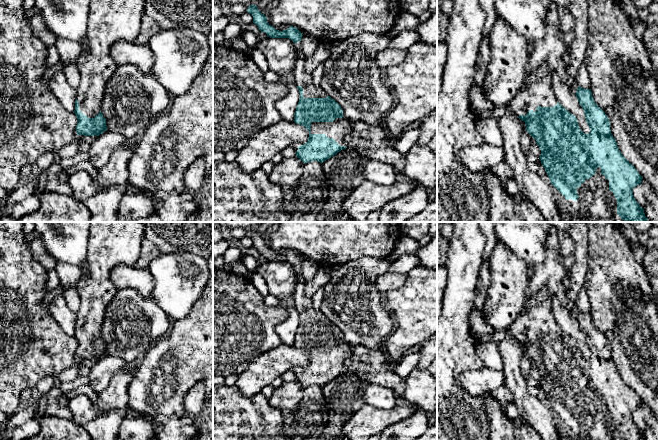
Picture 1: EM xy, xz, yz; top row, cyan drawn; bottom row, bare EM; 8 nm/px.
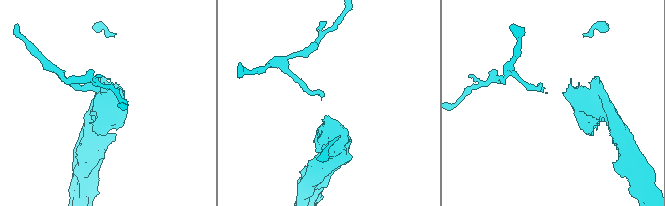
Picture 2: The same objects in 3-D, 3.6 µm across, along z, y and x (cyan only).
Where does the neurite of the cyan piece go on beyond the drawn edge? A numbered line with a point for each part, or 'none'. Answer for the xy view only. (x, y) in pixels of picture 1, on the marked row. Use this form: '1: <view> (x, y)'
1: xy (109, 21)

